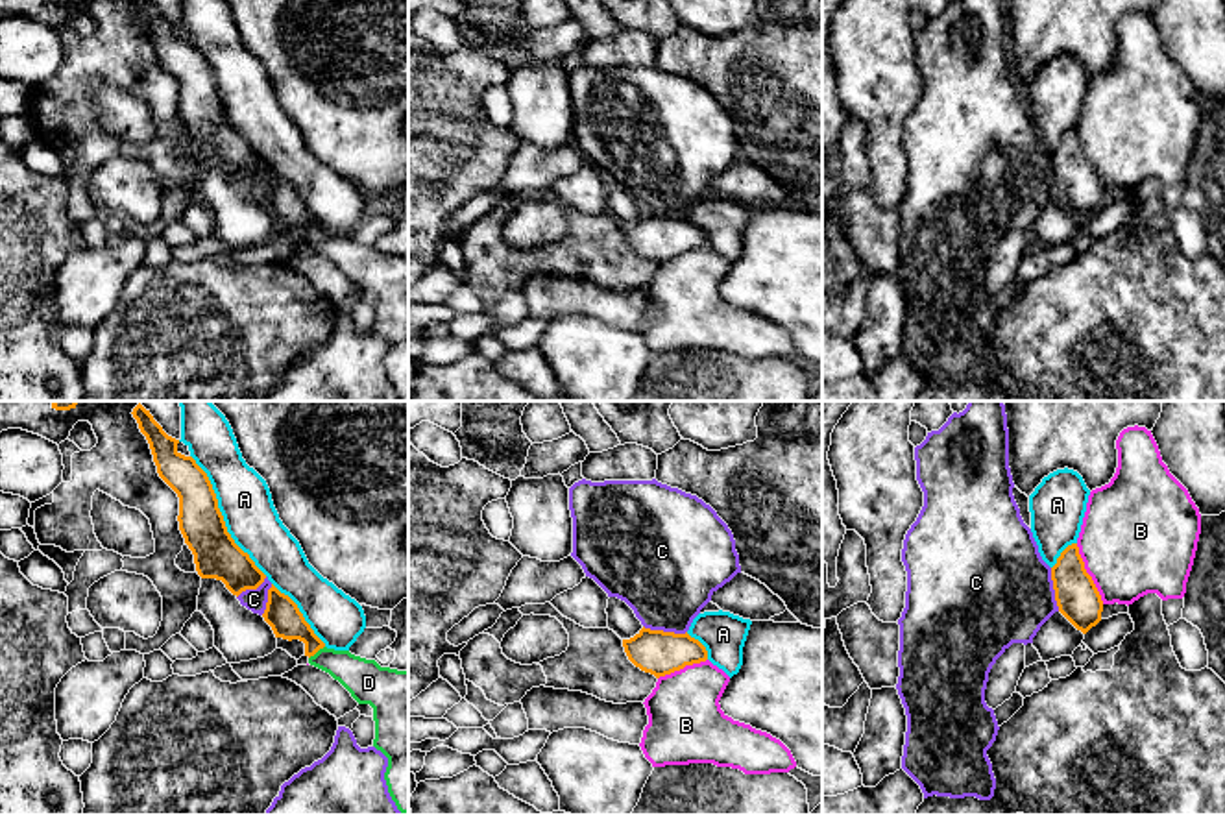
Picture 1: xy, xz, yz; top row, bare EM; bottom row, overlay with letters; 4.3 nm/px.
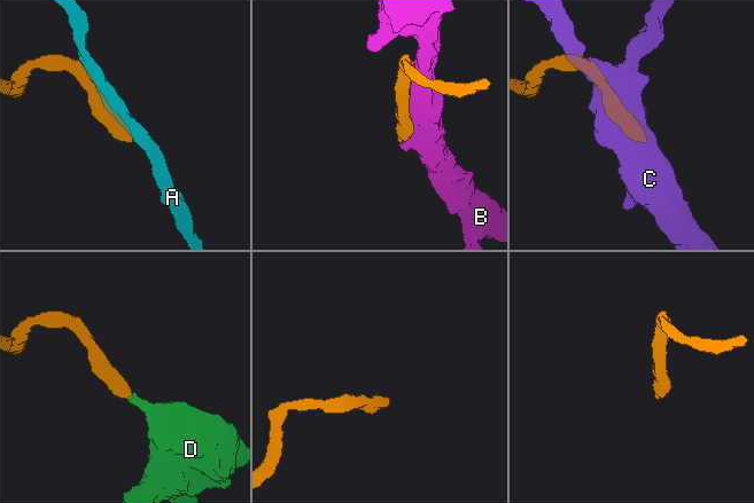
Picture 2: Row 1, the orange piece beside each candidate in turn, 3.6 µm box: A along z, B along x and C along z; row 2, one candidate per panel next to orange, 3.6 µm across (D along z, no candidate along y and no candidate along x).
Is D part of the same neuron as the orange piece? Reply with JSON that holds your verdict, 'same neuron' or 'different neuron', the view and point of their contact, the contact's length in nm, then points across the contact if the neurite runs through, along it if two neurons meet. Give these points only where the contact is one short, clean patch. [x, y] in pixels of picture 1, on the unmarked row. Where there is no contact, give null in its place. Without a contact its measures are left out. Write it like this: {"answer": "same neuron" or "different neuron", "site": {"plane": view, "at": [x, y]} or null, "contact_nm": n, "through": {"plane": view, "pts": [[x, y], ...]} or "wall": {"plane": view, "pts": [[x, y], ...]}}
{"answer": "same neuron", "site": {"plane": "xy", "at": [316, 237]}, "contact_nm": 90, "through": {"plane": "xy", "pts": [[281, 198], [316, 237], [364, 265]]}}

